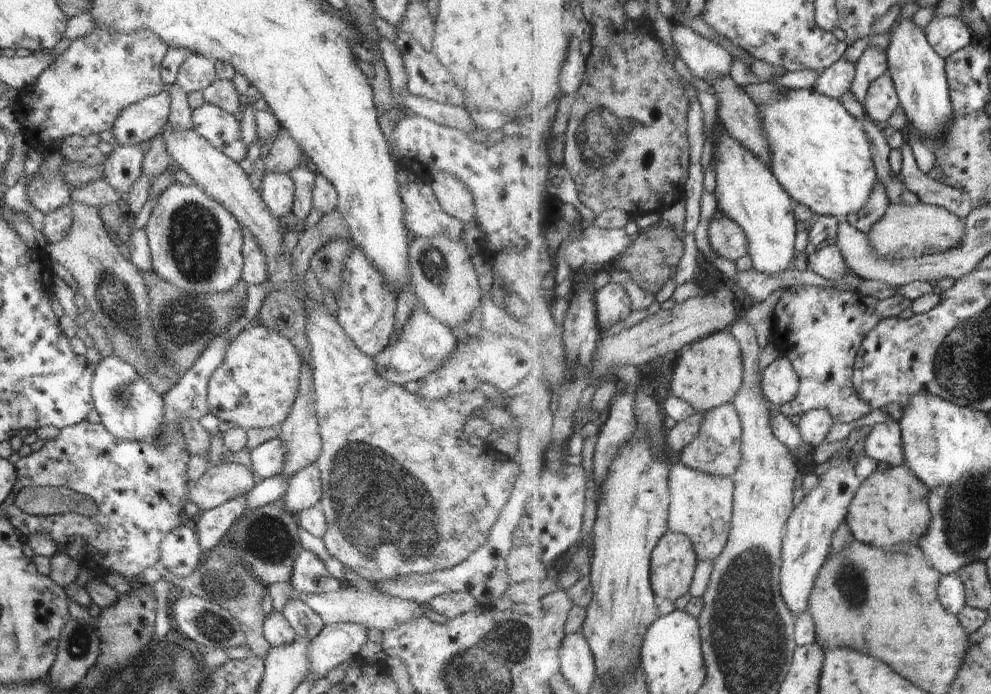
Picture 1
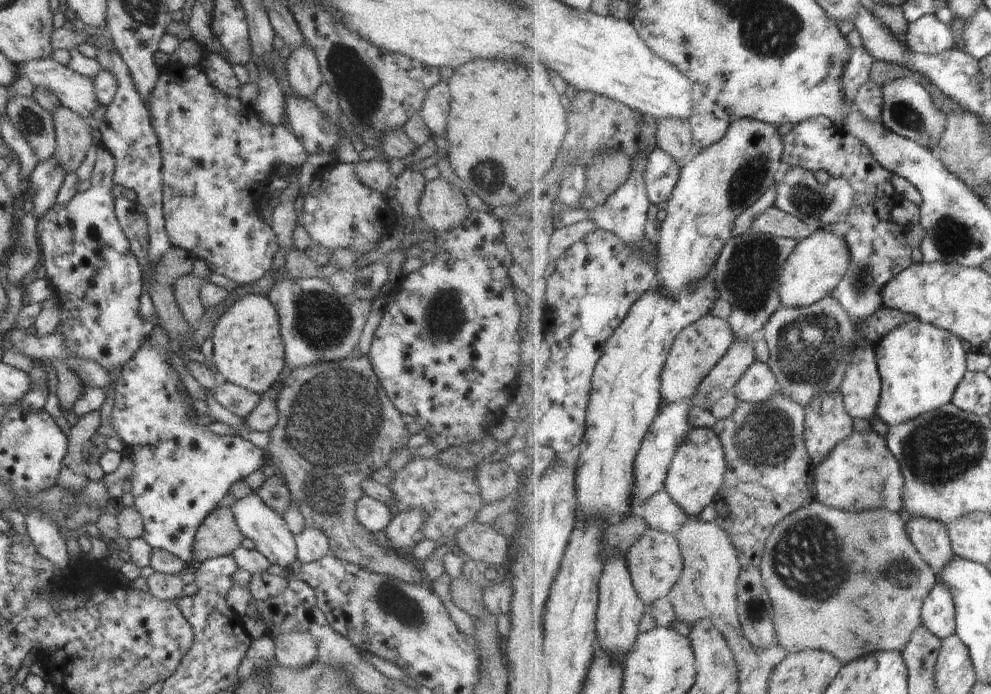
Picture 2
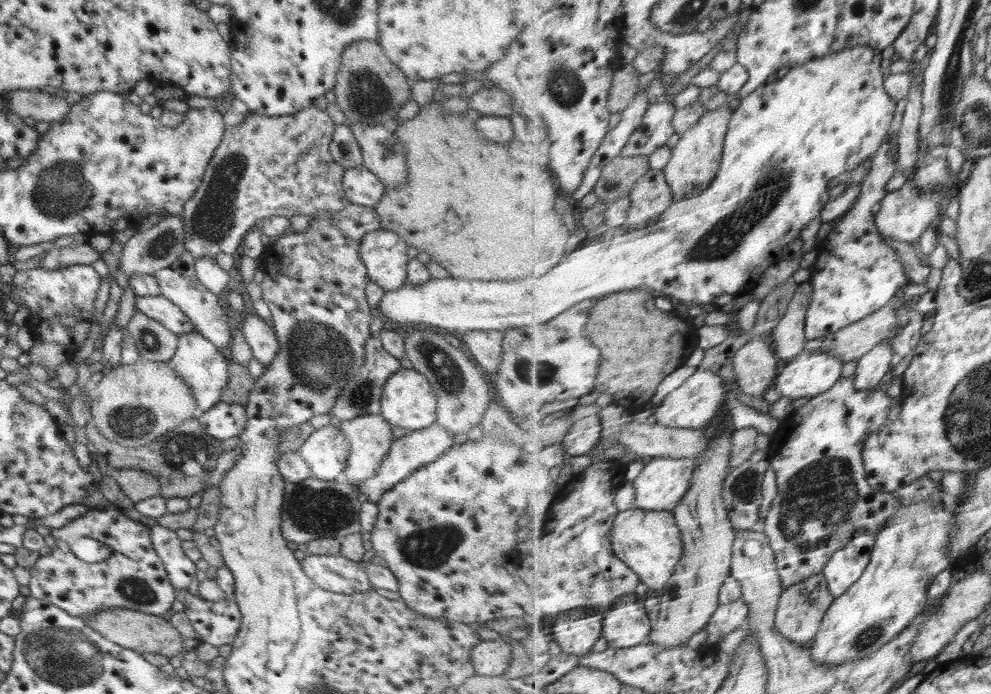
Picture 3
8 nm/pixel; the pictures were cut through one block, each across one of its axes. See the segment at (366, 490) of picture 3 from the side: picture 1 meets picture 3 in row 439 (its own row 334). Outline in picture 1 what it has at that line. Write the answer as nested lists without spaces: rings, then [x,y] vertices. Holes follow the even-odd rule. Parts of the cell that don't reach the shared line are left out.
[[[418,304],[412,310],[406,325],[395,330],[390,344],[380,354],[374,356],[376,372],[390,384],[403,385],[412,380],[422,380],[428,372],[434,372],[454,356],[456,342],[452,330],[446,328],[442,322],[438,322],[434,316],[430,316]]]

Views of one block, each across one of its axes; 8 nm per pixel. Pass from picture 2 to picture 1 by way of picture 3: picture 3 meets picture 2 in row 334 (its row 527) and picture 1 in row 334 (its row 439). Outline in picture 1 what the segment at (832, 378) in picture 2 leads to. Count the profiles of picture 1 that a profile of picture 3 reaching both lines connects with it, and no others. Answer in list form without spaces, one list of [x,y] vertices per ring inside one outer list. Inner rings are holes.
[[[795,285],[788,288],[776,306],[775,316],[782,320],[782,324],[786,326],[782,353],[792,361],[794,368],[796,368],[800,377],[800,392],[792,402],[781,407],[782,412],[789,417],[802,417],[814,409],[828,409],[832,412],[832,416],[836,417],[836,422],[844,423],[854,422],[854,420],[860,420],[860,418],[872,414],[874,408],[859,397],[860,393],[856,392],[854,380],[855,366],[864,340],[884,318],[898,318],[898,316],[902,316],[902,312],[906,308],[912,307],[913,304],[912,299],[899,293],[893,297],[878,299],[871,303],[865,301],[859,292],[843,290],[838,287]]]

